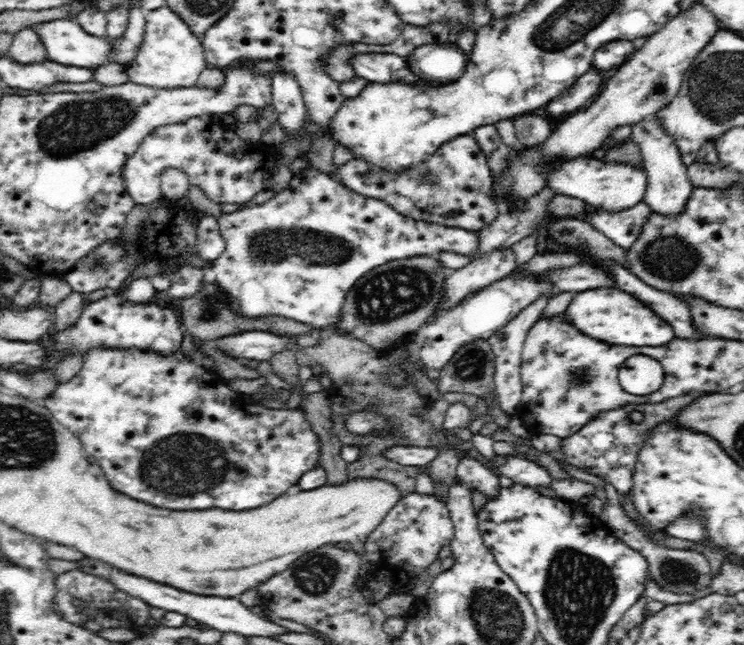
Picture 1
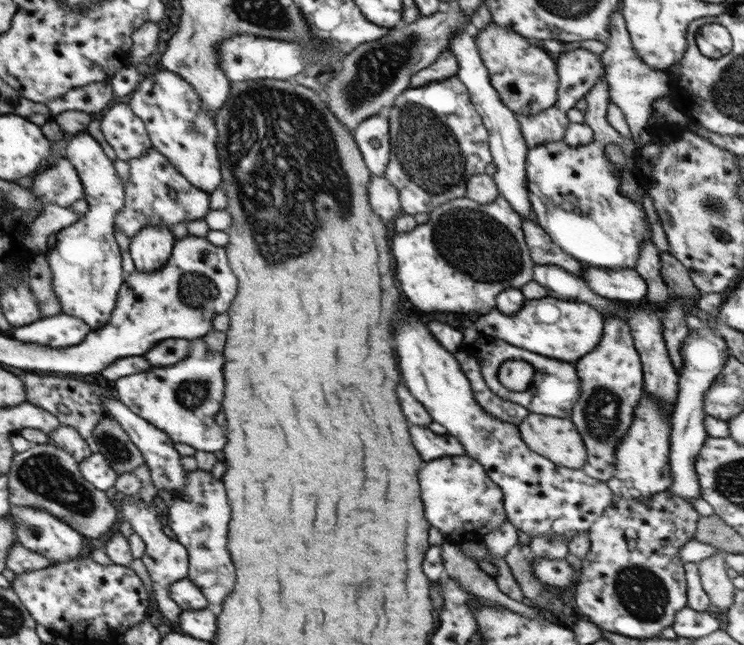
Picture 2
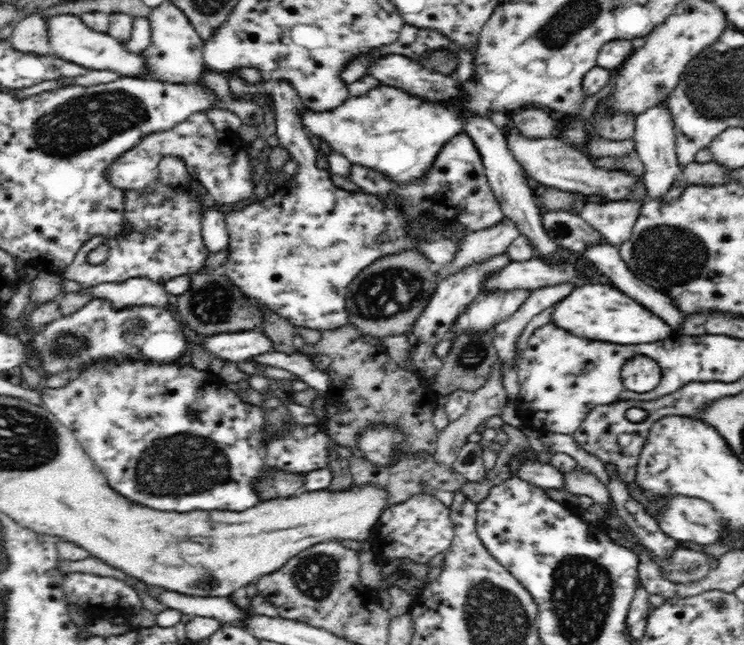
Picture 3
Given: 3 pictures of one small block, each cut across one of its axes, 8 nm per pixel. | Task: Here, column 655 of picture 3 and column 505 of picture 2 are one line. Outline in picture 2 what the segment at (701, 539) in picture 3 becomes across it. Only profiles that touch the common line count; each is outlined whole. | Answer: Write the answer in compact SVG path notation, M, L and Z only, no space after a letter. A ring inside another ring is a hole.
M445 456L427 462L419 474L421 502L430 527L435 527L445 541L459 545L462 542L480 542L484 536L499 527L506 516L502 493L492 482L479 462L469 456Z

